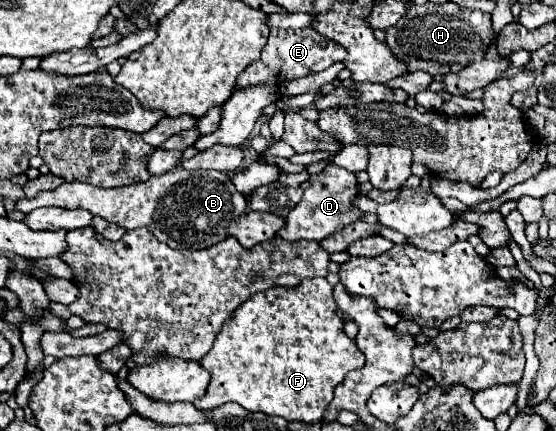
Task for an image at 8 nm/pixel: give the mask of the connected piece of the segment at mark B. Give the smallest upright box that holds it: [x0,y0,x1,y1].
[17,168,247,248]

